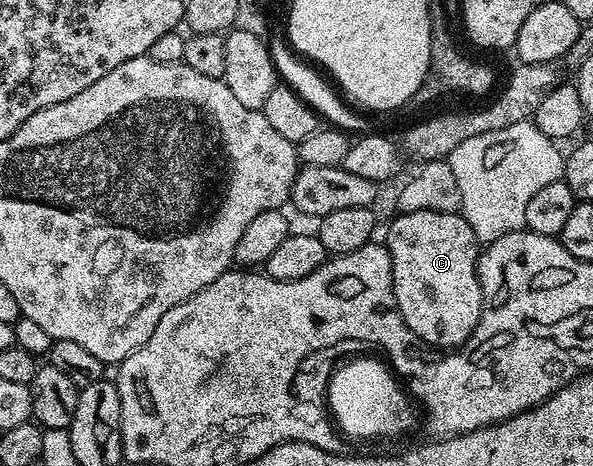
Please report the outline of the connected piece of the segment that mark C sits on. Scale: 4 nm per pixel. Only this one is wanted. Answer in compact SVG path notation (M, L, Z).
M404 211L394 216L396 219L392 221L391 228L387 231L387 239L385 238L385 246L391 255L391 280L393 281L393 296L394 310L399 312L399 316L405 321L405 325L409 325L409 329L415 334L416 340L420 344L426 345L431 349L459 349L466 343L471 334L475 332L475 327L479 323L479 318L483 312L483 290L479 284L479 276L481 274L481 247L475 238L473 229L466 221L463 220L462 214L456 213L441 213L440 211Z

